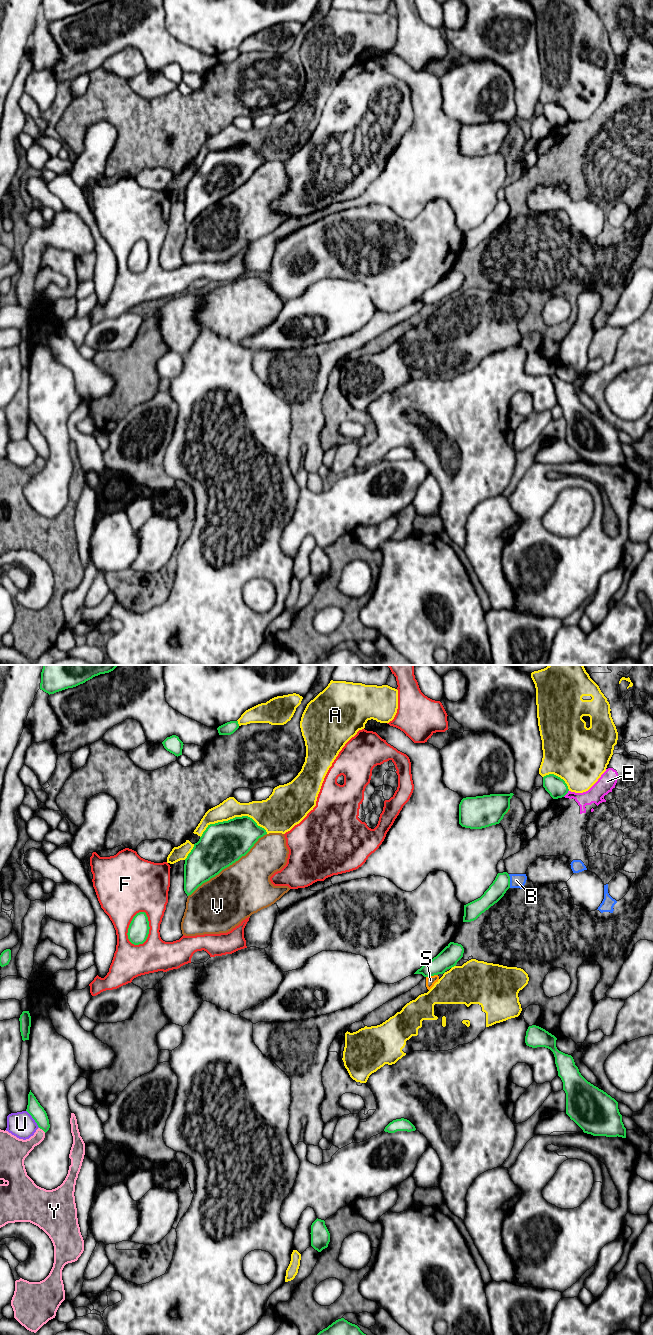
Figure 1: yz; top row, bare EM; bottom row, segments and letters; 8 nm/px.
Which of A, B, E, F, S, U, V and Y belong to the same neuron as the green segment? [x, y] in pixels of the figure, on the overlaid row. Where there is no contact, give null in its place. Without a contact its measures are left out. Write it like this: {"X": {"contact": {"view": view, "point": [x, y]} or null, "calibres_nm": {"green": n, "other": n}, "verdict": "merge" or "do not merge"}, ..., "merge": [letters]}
{"A": {"contact": {"view": "yz", "point": [233, 818]}, "calibres_nm": {"green": 360, "other": 190}, "verdict": "do not merge"}, "B": {"contact": {"view": "yz", "point": [509, 881]}, "calibres_nm": {"green": 140, "other": 110}, "verdict": "do not merge"}, "E": {"contact": {"view": "yz", "point": [566, 793]}, "calibres_nm": {"green": 160, "other": 130}, "verdict": "do not merge"}, "F": {"contact": {"view": "yz", "point": [148, 931]}, "calibres_nm": {"green": 170, "other": 260}, "verdict": "do not merge"}, "S": {"contact": {"view": "yz", "point": [431, 975]}, "calibres_nm": {"green": 160, "other": 80}, "verdict": "do not merge"}, "U": {"contact": {"view": "yz", "point": [33, 1118]}, "calibres_nm": {"green": 120, "other": 200}, "verdict": "do not merge"}, "V": {"contact": {"view": "yz", "point": [228, 866]}, "calibres_nm": {"green": 360, "other": 440}, "verdict": "do not merge"}, "Y": {"contact": {"view": "yz", "point": [42, 1129]}, "calibres_nm": {"green": 120, "other": 180}, "verdict": "do not merge"}, "merge": []}

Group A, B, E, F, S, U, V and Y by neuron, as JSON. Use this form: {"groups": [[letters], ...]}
{"groups": [["A"], ["B", "E", "S"], ["F"], ["U"], ["V"], ["Y"]]}

